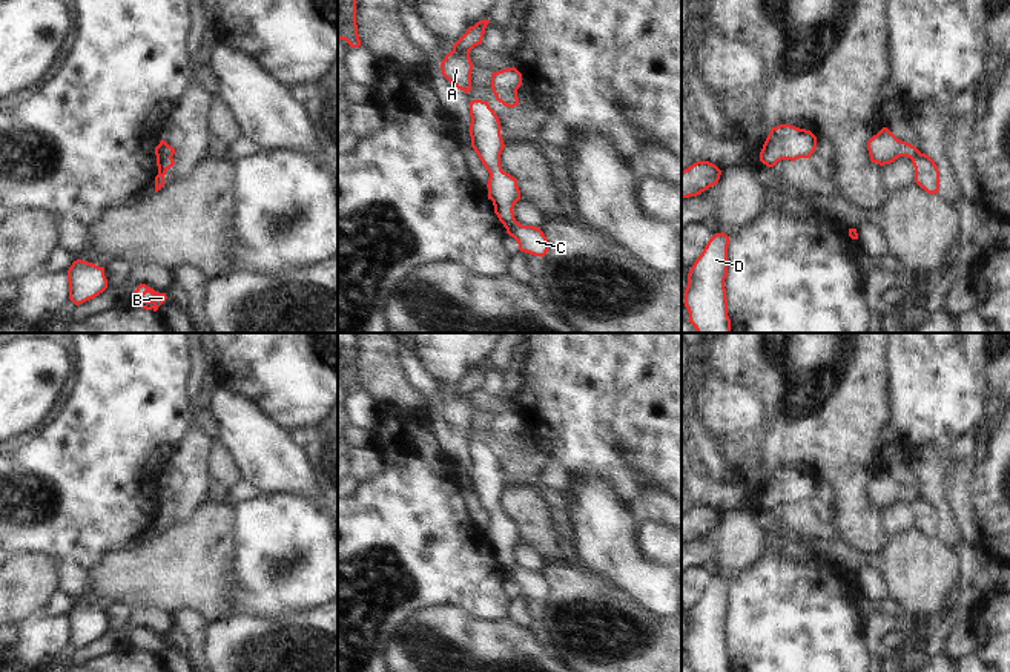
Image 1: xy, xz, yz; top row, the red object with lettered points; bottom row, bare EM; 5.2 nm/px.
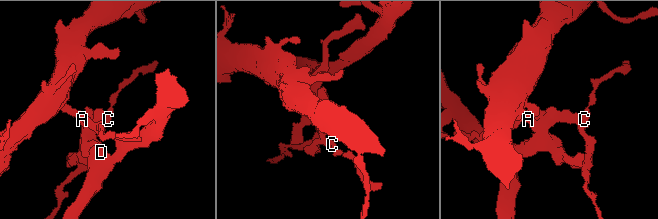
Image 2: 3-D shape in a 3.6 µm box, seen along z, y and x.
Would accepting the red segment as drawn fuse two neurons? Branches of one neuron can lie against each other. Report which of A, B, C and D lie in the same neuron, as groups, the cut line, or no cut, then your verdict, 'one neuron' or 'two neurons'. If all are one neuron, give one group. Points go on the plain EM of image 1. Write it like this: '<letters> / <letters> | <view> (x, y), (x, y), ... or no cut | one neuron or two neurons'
A B C / D | xy (171, 500), (158, 514) | two neurons

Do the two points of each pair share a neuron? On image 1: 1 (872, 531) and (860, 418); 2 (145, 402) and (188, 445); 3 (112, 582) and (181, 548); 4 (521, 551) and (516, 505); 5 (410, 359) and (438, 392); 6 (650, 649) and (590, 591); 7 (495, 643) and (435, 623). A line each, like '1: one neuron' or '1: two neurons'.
1: one neuron
2: two neurons
3: one neuron
4: two neurons
5: one neuron
6: one neuron
7: one neuron

